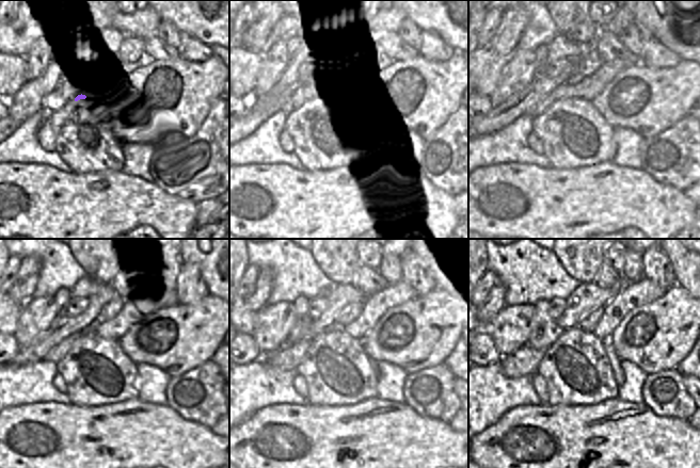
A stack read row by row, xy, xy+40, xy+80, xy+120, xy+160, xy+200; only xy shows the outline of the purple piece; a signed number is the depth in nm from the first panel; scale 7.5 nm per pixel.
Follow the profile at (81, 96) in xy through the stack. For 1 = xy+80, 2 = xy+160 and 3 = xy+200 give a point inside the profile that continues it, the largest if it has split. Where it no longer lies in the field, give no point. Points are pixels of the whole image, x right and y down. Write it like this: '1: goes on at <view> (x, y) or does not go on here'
1: goes on at xy+80 (587, 89)
2: goes on at xy+160 (374, 307)
3: goes on at xy+200 (635, 294)

